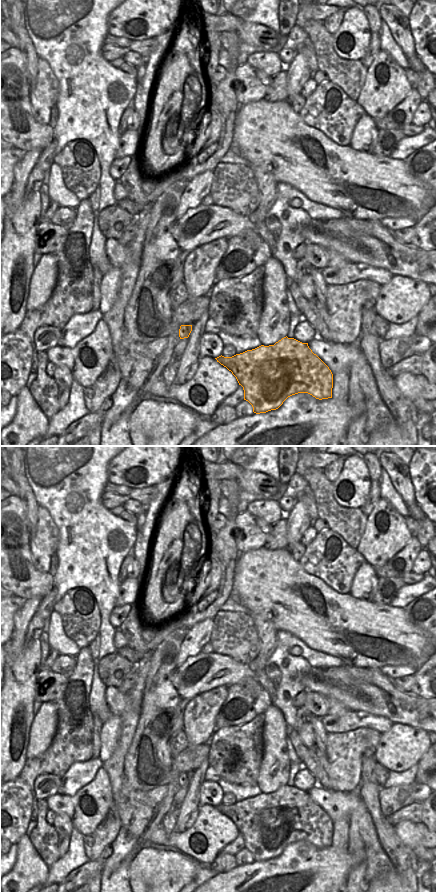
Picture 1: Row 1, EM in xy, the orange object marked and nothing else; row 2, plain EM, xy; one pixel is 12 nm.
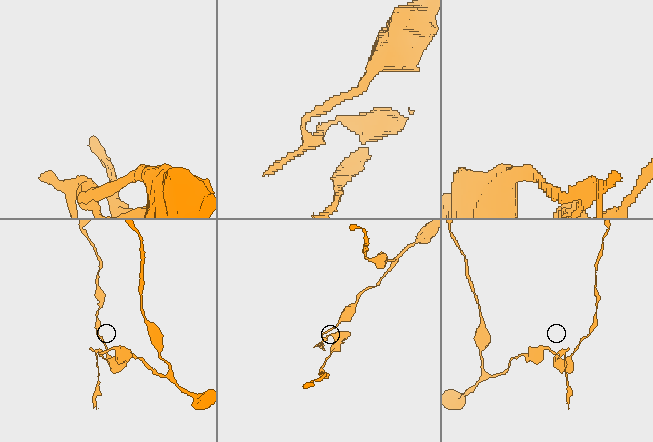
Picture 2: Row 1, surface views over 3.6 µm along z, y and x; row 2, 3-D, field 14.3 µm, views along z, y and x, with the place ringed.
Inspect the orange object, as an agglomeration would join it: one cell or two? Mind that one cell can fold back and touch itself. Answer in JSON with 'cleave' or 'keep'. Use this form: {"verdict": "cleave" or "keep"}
{"verdict": "cleave"}

